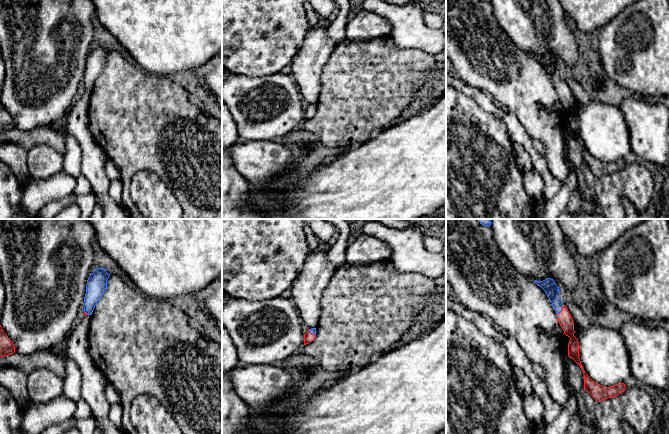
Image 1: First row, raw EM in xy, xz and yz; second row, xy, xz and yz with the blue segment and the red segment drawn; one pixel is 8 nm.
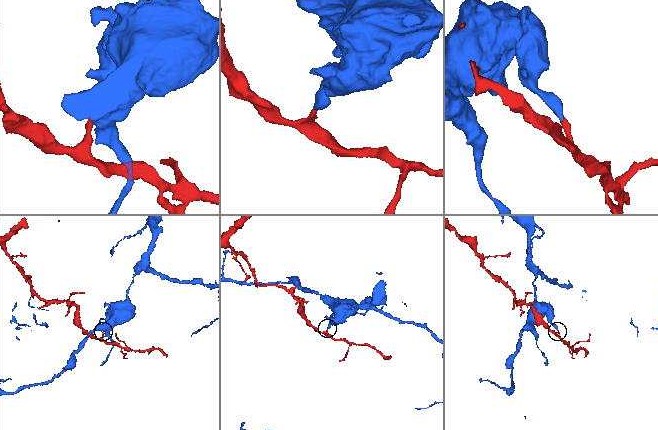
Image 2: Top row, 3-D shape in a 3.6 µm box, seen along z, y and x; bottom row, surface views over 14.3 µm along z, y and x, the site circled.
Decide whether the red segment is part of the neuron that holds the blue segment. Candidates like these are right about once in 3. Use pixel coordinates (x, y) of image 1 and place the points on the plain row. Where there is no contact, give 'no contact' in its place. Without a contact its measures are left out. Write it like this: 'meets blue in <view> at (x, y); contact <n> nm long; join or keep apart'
meets blue in yz at (561, 86); contact 110 nm long; keep apart

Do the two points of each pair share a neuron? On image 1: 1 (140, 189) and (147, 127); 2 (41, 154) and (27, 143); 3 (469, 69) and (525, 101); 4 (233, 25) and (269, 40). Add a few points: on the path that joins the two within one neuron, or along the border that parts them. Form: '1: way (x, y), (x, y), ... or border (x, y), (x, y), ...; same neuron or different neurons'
1: border (163, 181), (151, 171), (139, 170), (129, 190); different neurons
2: border (55, 149), (47, 145), (33, 145), (27, 150); different neurons
3: way (483, 73), (496, 85), (509, 85), (511, 87); same neuron
4: way (242, 25), (248, 25), (260, 37); same neuron

